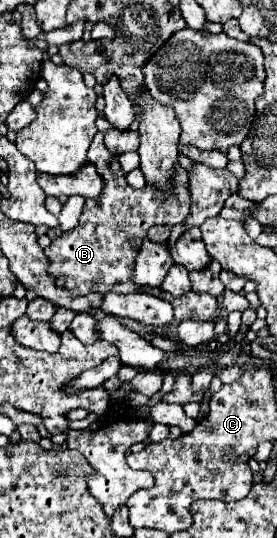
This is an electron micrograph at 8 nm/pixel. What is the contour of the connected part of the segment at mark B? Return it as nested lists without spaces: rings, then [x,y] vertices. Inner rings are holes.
[[[98,131],[93,138],[93,144],[89,148],[89,162],[93,162],[99,172],[105,176],[105,196],[101,196],[101,200],[87,200],[85,202],[85,208],[83,208],[83,214],[81,214],[81,220],[79,220],[79,226],[69,230],[69,232],[63,232],[61,238],[53,240],[53,244],[45,250],[47,258],[49,258],[49,273],[51,276],[67,276],[67,282],[65,286],[77,294],[89,294],[91,290],[95,292],[121,292],[121,294],[127,294],[127,292],[149,292],[157,298],[163,298],[167,302],[173,304],[173,310],[175,310],[175,320],[207,320],[207,322],[213,322],[221,316],[219,312],[219,304],[217,304],[217,298],[209,296],[209,294],[195,294],[195,292],[187,292],[185,296],[171,296],[169,292],[163,292],[161,288],[149,288],[149,286],[137,286],[133,284],[129,272],[133,270],[133,260],[137,256],[137,250],[141,248],[141,238],[145,238],[147,230],[155,224],[181,224],[181,220],[185,220],[185,216],[189,214],[189,208],[191,208],[191,192],[189,192],[189,184],[187,184],[187,170],[179,168],[177,170],[177,200],[173,200],[173,196],[165,196],[161,192],[153,192],[151,186],[145,186],[141,190],[137,188],[131,188],[127,182],[125,182],[125,172],[121,168],[121,162],[119,162],[119,154],[107,150],[105,146],[105,134]]]

